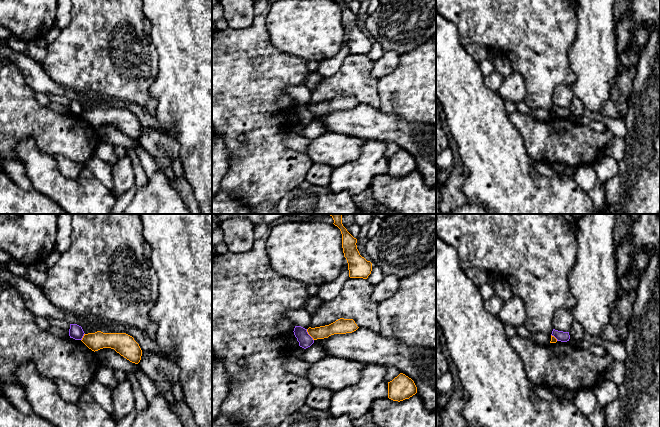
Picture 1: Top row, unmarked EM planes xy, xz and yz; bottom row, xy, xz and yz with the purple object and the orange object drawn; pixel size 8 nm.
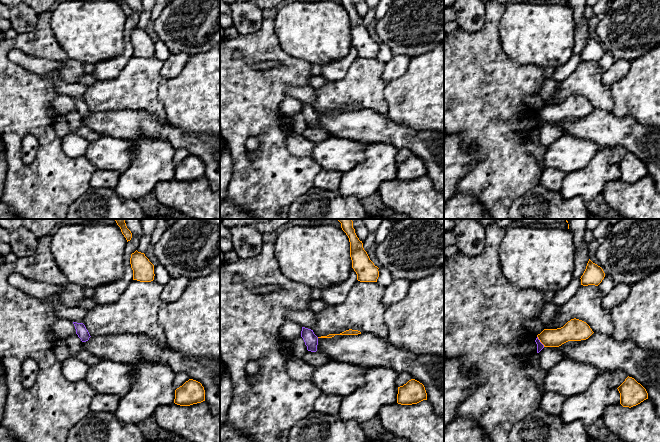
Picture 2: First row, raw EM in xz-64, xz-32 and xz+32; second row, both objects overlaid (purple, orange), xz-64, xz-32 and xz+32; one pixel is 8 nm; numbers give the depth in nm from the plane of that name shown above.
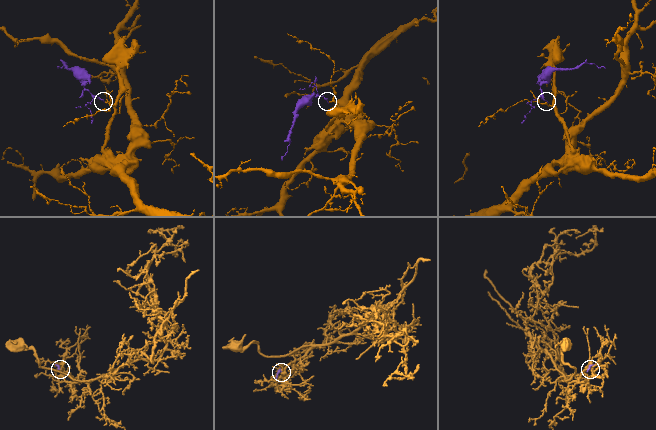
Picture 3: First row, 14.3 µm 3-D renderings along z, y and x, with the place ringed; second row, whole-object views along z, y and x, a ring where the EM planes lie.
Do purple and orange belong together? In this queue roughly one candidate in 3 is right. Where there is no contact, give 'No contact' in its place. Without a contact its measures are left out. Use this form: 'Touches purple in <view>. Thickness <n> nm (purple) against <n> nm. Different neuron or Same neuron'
Touches purple in xz. Thickness 110 nm (purple) against 110 nm. Different neuron

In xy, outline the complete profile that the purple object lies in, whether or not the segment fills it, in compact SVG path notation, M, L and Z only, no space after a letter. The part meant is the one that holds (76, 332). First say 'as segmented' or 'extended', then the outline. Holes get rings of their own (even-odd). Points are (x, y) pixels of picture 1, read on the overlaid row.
as segmented; M70 324L69 336L75 340L82 340L84 331L81 326L77 324Z

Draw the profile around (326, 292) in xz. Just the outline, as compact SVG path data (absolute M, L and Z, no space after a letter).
M342 269L337 278L329 283L319 285L317 297L322 301L330 301L334 299L343 288L345 282L349 279L349 270Z

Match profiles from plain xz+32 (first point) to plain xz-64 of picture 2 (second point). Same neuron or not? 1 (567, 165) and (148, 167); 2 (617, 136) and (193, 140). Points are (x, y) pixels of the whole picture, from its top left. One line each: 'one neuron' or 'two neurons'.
1: two neurons
2: one neuron

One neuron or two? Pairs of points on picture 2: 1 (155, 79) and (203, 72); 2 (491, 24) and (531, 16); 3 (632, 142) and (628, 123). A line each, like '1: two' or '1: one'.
1: two
2: two
3: one

